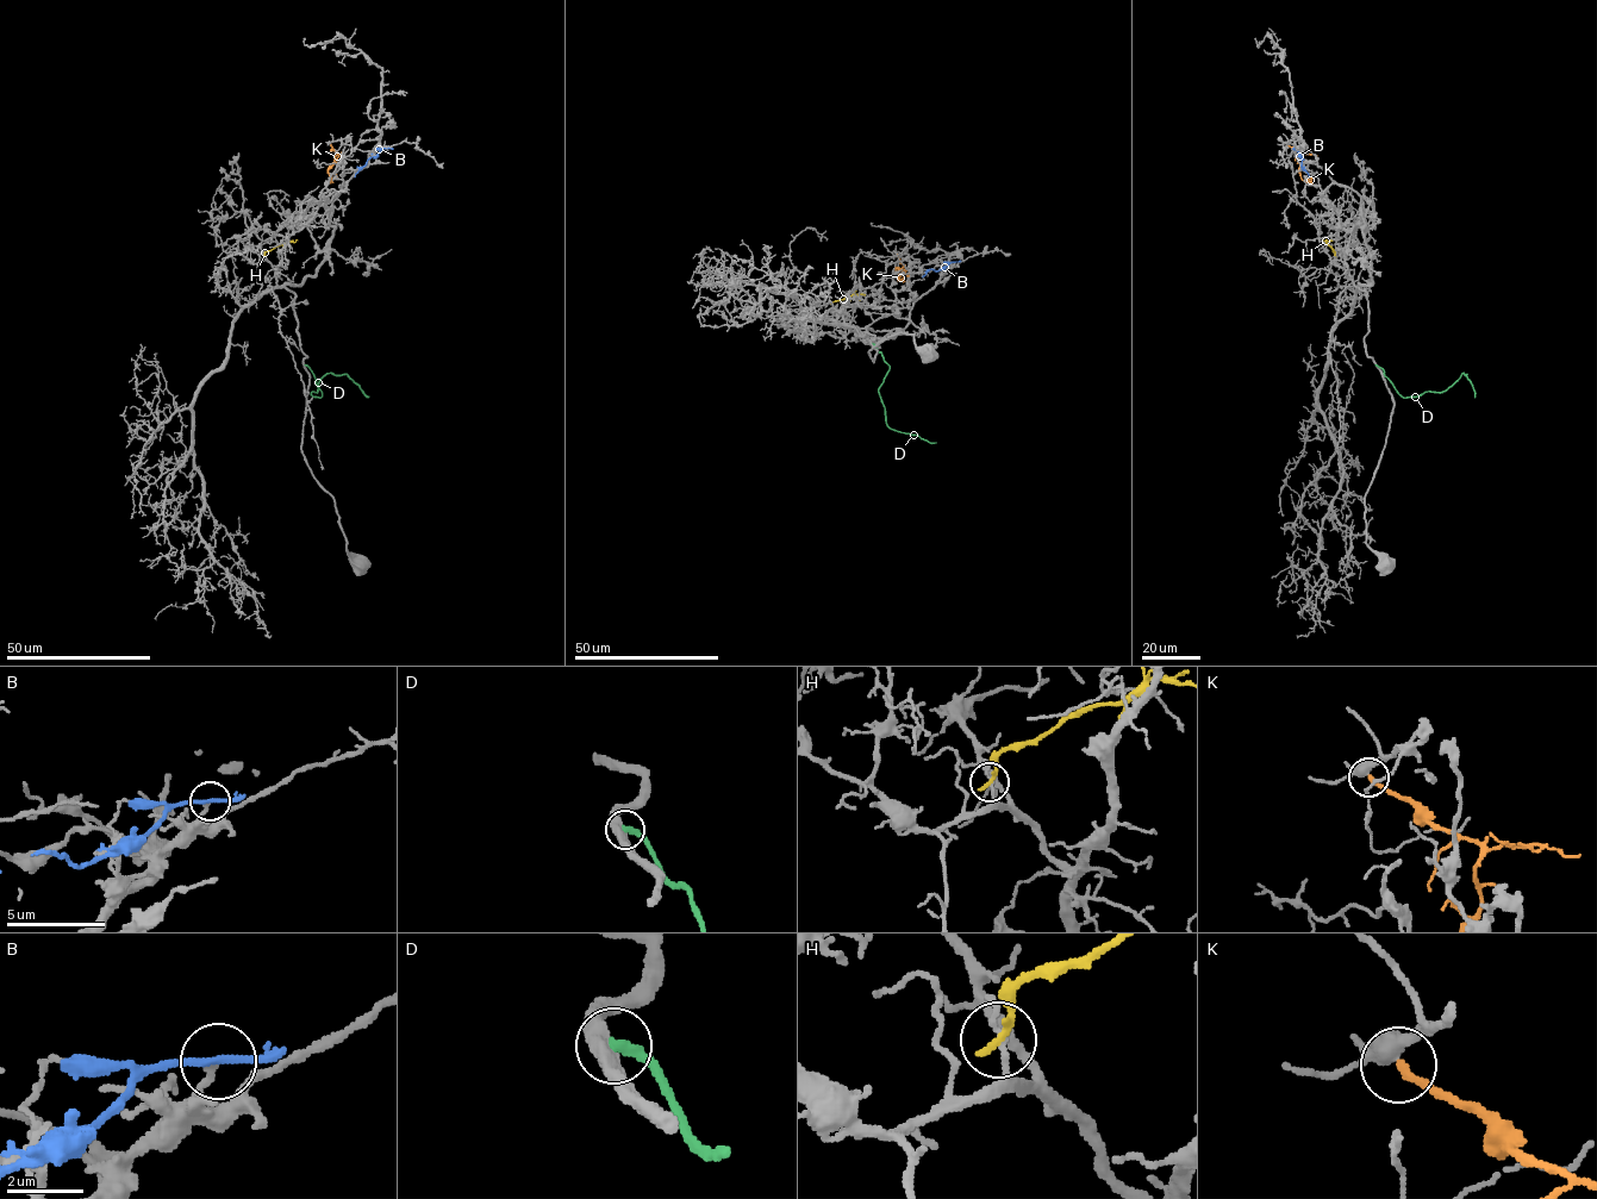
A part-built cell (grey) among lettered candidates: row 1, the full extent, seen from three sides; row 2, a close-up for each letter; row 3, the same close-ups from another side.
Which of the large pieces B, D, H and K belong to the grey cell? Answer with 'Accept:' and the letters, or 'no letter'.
Accept: no letter

